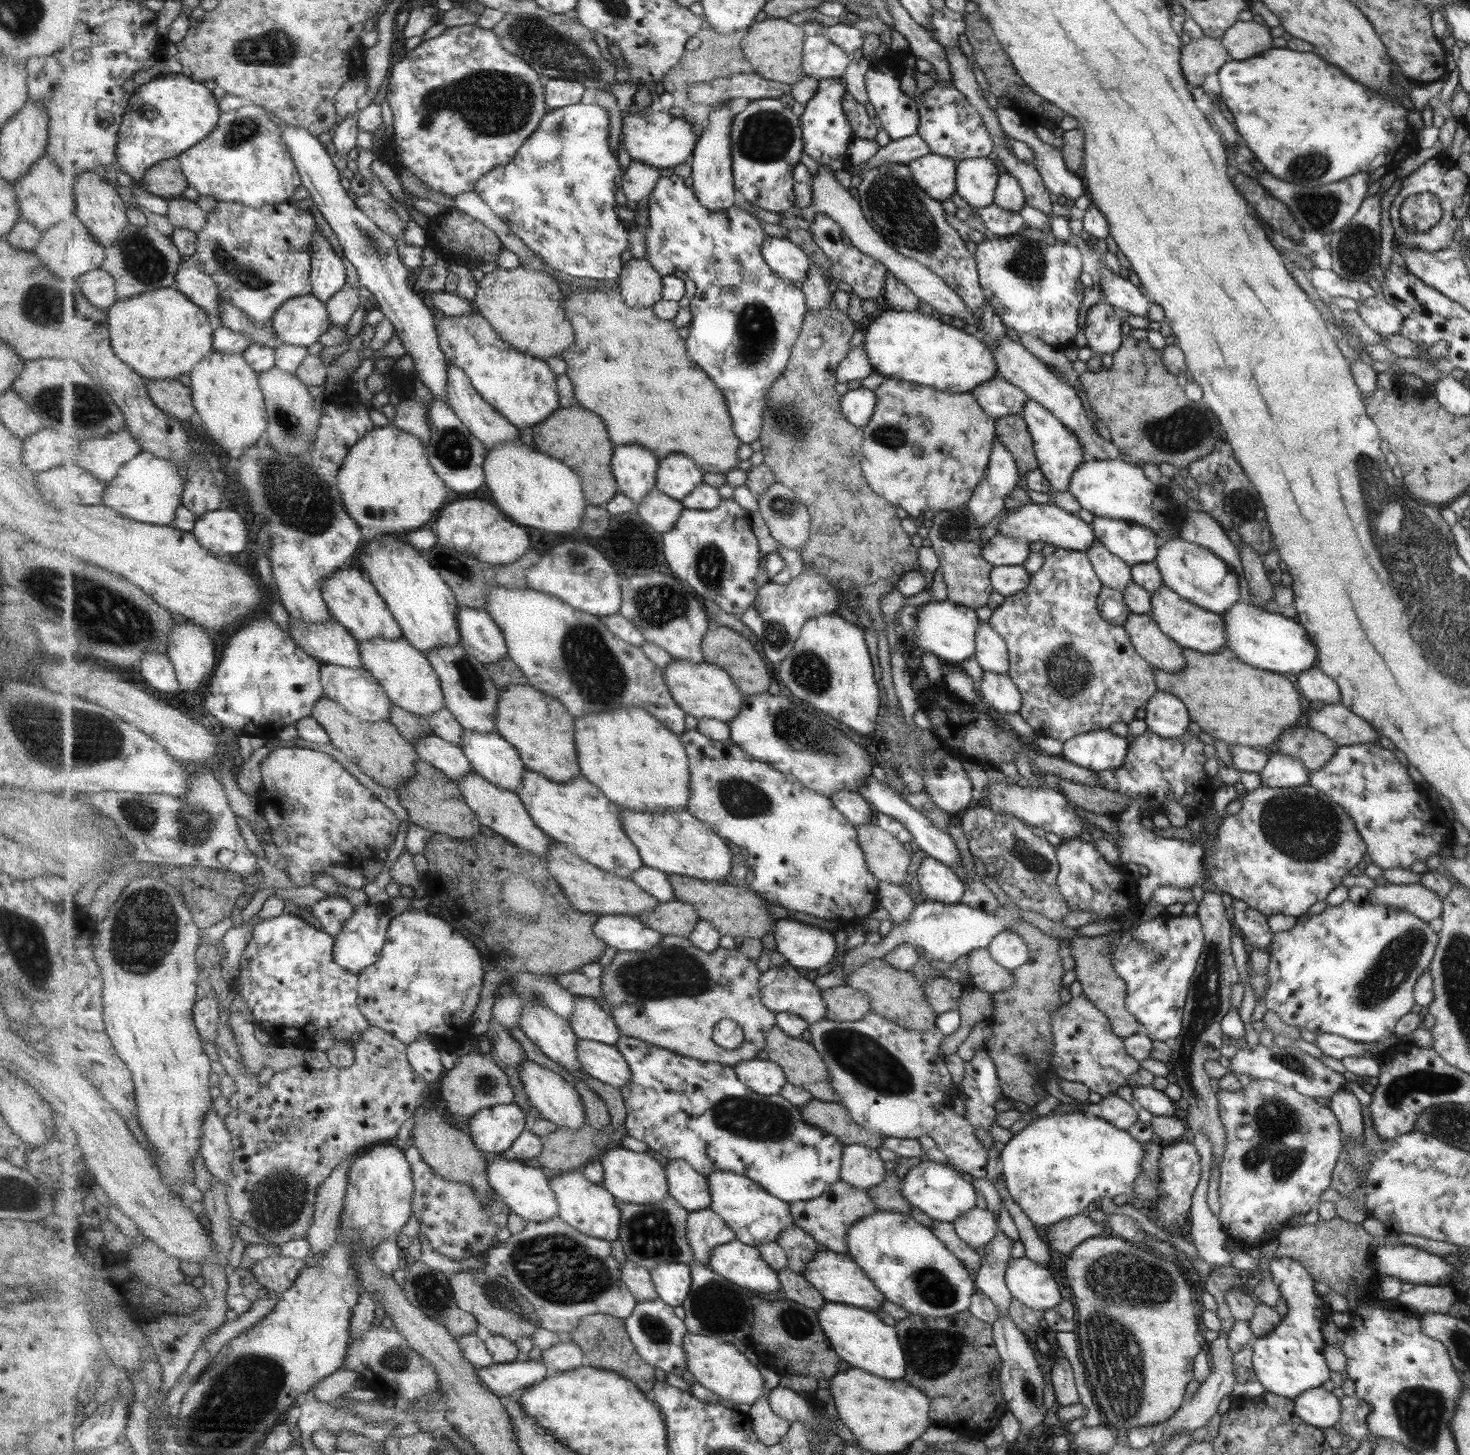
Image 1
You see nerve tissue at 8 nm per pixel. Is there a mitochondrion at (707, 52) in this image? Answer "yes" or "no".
no

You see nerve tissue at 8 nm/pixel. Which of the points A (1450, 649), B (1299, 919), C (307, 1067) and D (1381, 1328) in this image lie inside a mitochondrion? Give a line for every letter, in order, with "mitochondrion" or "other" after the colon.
A: mitochondrion
B: other
C: other
D: other

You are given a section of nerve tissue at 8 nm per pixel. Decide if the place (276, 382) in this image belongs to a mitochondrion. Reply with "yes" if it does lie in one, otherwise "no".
no

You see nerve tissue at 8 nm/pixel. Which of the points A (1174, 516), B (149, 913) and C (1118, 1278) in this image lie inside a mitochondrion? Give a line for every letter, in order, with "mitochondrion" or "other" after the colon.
A: other
B: mitochondrion
C: mitochondrion

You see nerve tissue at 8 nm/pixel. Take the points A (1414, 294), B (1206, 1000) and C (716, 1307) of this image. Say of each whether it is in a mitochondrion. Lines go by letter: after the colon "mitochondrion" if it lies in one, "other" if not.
A: other
B: mitochondrion
C: mitochondrion

